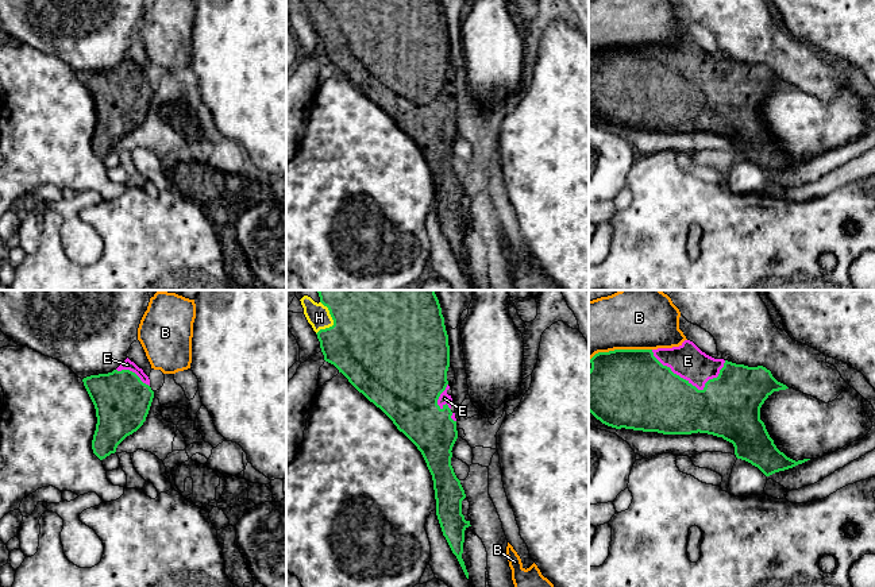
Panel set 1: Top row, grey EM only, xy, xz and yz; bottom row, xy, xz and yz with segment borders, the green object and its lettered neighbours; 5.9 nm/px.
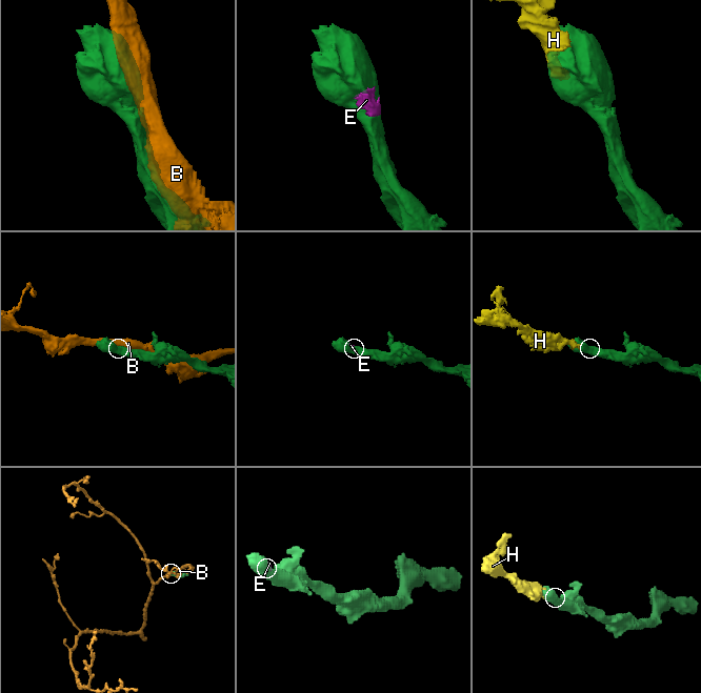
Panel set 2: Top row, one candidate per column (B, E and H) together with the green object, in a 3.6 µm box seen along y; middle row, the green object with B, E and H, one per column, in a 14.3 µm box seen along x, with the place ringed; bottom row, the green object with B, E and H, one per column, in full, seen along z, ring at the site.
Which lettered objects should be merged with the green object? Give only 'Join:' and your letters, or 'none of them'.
Join: E, H

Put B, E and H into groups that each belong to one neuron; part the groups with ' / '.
B / E H

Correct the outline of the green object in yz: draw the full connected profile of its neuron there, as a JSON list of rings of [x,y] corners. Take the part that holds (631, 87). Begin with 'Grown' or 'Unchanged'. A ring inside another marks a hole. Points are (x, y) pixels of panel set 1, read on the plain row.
Grown. [[[690,38],[672,46],[598,50],[590,61],[589,109],[608,124],[722,135],[733,142],[737,157],[758,165],[766,174],[810,158],[795,159],[780,150],[760,117],[764,99],[774,89],[789,86],[763,63],[748,65],[714,57]]]

